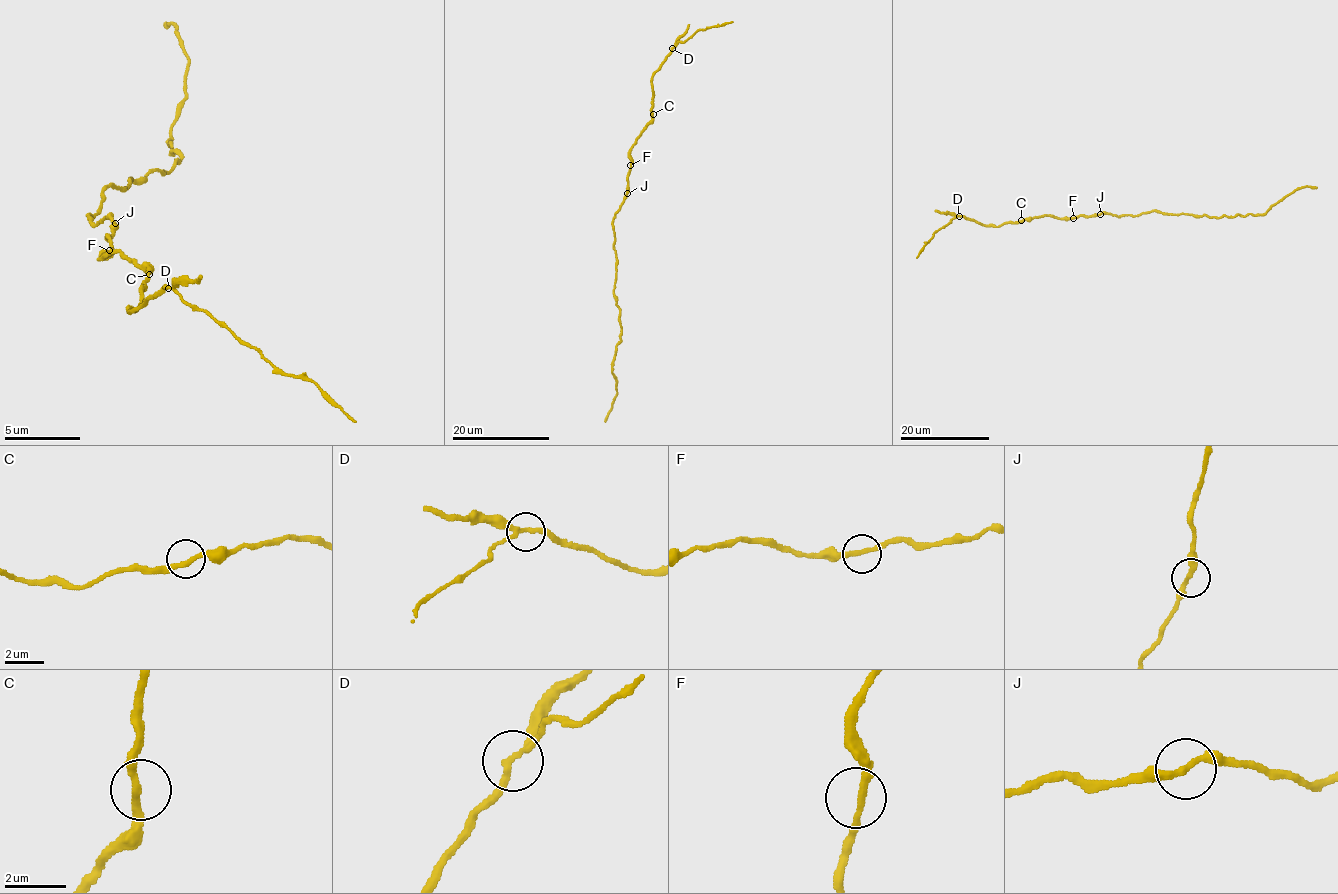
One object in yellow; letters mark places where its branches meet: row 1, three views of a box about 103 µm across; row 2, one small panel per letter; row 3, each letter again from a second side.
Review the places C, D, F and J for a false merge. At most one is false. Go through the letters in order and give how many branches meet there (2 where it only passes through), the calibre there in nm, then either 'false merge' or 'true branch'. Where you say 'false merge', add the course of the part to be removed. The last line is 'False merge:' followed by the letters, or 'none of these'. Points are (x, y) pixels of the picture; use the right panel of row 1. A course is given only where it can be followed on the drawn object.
C: 2 branches meet; 240 nm thick; true branch
D: 3 branches meet; 200 nm thick; false merge; foreign part runs (959, 216), (934, 234), (916, 257)
F: 2 branches meet; 240 nm thick; true branch
J: 2 branches meet; 240 nm thick; true branch
False merge: D

